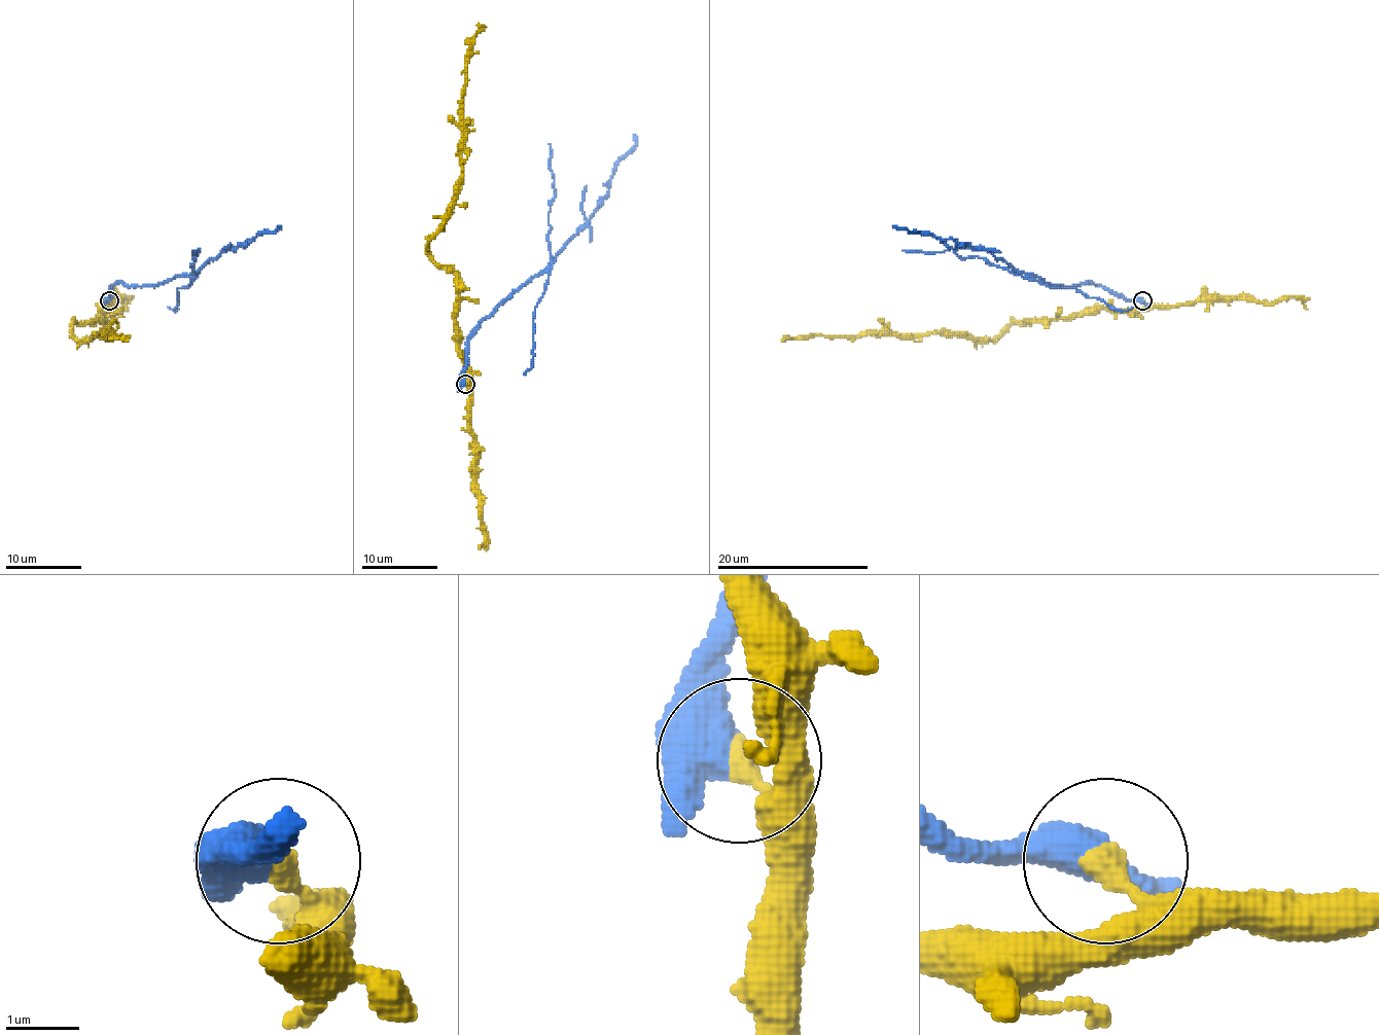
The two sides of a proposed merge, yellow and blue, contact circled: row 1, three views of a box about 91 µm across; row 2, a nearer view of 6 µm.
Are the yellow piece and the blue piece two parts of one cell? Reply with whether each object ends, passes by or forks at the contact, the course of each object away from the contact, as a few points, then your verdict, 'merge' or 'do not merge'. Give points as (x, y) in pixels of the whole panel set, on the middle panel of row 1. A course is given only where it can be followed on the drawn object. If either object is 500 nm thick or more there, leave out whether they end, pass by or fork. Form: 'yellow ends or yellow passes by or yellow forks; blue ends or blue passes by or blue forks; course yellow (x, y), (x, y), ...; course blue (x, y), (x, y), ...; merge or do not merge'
yellow ends; blue passes by; course yellow (465, 384), (468, 365), (456, 336), (457, 278), (432, 259), (429, 239), (461, 174), (465, 55), (484, 25); course blue (465, 384), (465, 359), (470, 333), (542, 271), (594, 212), (608, 189), (614, 165), (635, 144), (633, 135); do not merge

